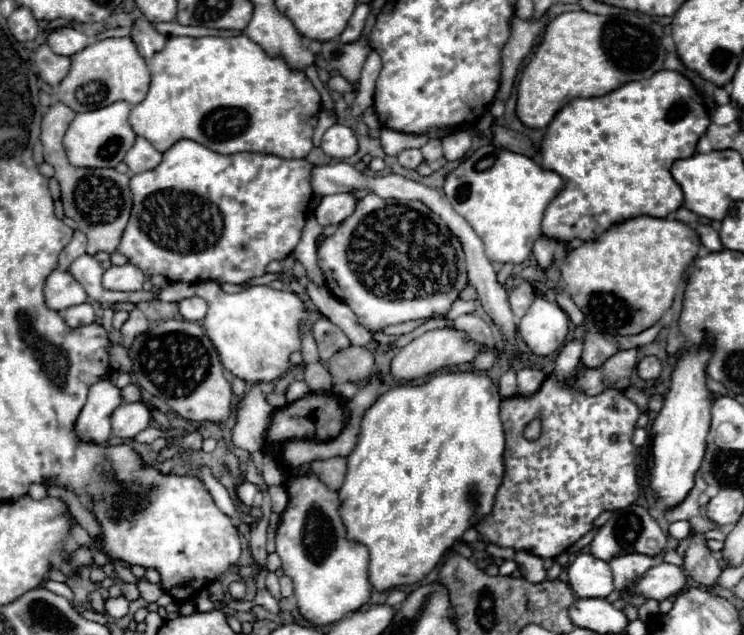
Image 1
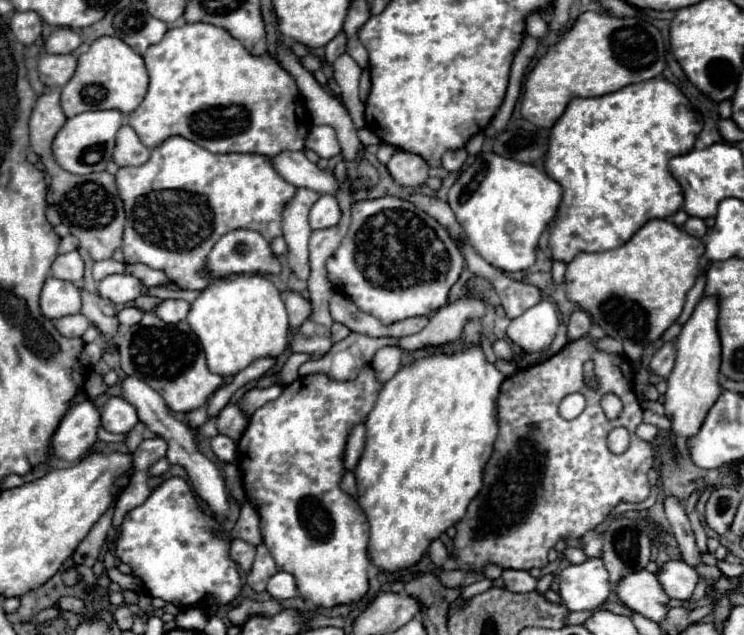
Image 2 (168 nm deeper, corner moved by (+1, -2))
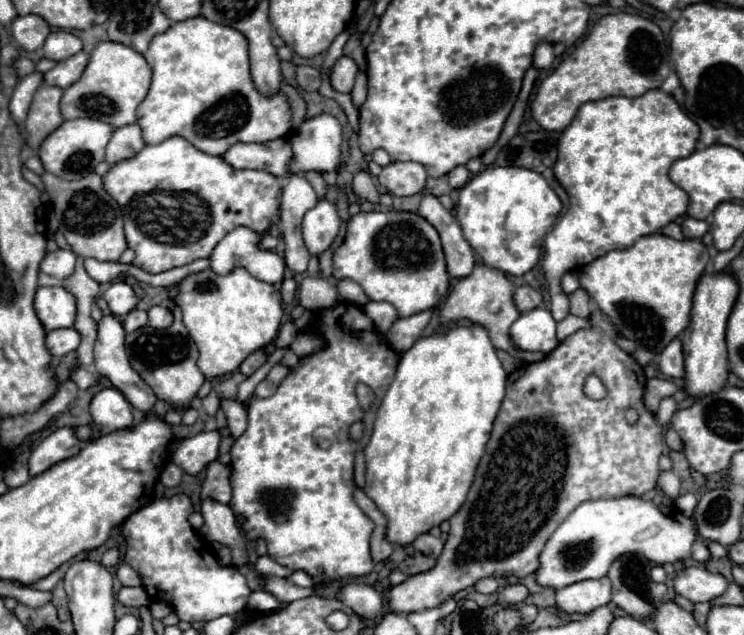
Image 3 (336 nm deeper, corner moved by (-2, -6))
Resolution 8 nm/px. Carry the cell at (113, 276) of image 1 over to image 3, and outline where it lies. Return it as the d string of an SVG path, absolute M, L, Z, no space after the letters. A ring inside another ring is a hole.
M124 280L112 282L110 288L102 296L108 302L108 308L112 310L112 314L116 314L116 316L128 314L138 304L138 296L134 294L132 286L128 282L124 282Z

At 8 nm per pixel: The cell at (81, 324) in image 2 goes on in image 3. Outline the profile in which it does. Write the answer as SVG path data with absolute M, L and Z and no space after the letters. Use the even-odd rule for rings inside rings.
M58 328L58 330L50 330L46 336L46 346L48 350L60 358L68 352L74 352L80 346L80 332L76 328Z

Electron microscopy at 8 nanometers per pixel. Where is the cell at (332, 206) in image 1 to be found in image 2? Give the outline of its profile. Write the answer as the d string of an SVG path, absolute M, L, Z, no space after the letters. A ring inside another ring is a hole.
M323 194L309 212L309 226L311 230L331 228L339 222L339 218L341 218L341 210L337 200L331 194Z

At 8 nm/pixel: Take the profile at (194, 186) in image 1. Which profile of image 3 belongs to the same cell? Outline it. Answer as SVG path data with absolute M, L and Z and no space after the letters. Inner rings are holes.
M172 136L160 144L144 146L136 158L112 166L104 176L104 190L108 190L108 194L112 194L120 204L126 242L136 254L132 264L152 274L190 264L198 258L208 258L214 246L238 226L264 234L280 218L282 186L276 176L262 170L236 170L224 158L204 154L182 136Z

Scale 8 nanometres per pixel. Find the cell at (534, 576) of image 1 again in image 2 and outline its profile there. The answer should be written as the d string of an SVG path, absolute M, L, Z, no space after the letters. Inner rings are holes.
M503 570L501 578L505 582L505 588L509 592L517 592L517 594L533 592L537 586L537 580L525 570Z

